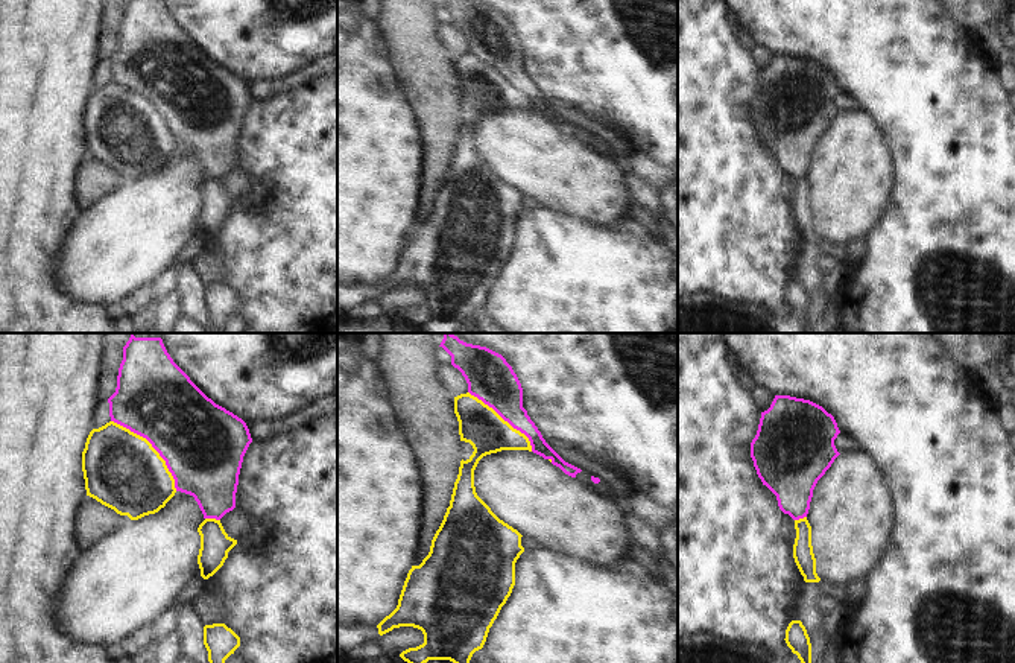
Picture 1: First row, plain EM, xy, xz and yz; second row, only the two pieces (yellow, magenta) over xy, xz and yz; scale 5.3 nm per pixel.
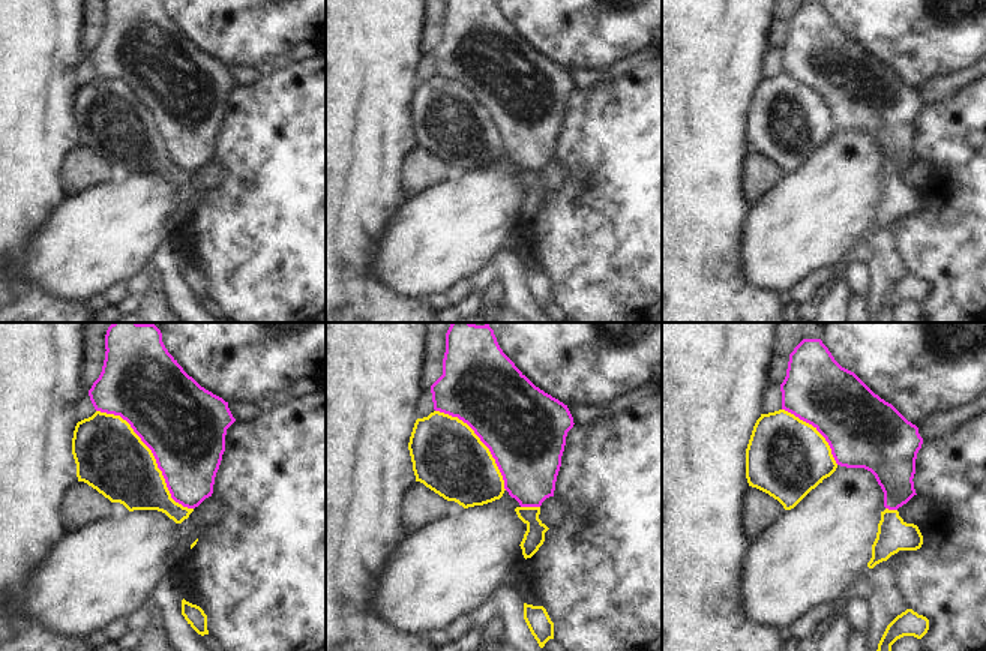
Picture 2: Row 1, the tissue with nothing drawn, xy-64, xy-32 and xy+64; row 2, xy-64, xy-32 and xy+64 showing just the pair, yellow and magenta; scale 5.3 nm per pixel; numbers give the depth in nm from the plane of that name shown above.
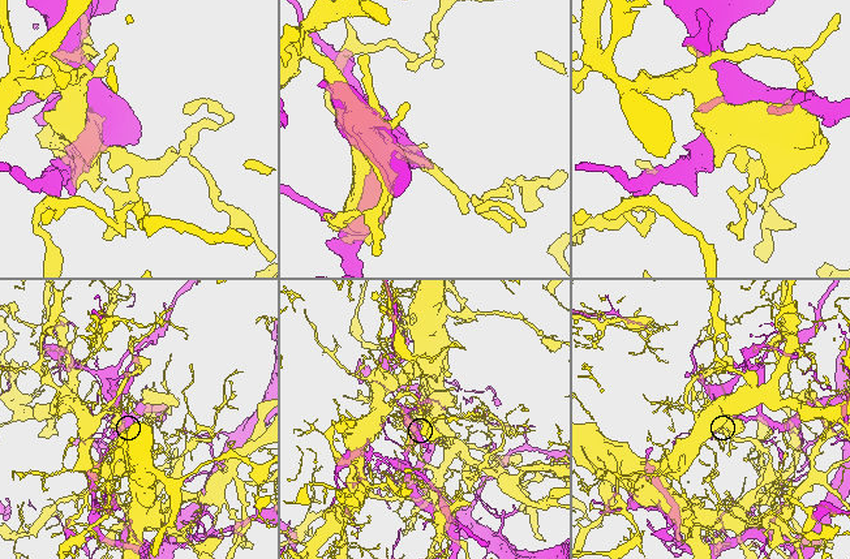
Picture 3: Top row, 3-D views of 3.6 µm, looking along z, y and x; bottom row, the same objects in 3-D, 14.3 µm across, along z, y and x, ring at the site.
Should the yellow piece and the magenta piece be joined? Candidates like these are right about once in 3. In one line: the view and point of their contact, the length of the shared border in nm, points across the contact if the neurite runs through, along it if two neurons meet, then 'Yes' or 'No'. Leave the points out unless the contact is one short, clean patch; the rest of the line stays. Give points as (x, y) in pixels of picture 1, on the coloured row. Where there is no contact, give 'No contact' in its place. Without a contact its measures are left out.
Touches yellow at xy (152, 447). Shared border 500 nm. No.

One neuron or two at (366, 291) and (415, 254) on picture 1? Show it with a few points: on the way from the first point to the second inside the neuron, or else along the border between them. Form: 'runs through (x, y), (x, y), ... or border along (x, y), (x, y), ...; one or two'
runs through (379, 289), (406, 266); one

